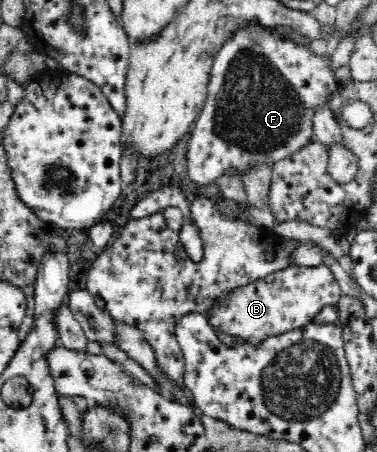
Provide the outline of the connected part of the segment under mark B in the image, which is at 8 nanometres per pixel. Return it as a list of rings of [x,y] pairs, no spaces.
[[[294,264],[270,274],[269,277],[234,290],[228,302],[225,303],[227,305],[217,307],[208,321],[214,328],[240,334],[246,340],[257,343],[267,334],[280,334],[282,331],[310,323],[311,318],[322,306],[337,305],[342,295],[340,284],[328,265],[300,266]]]

